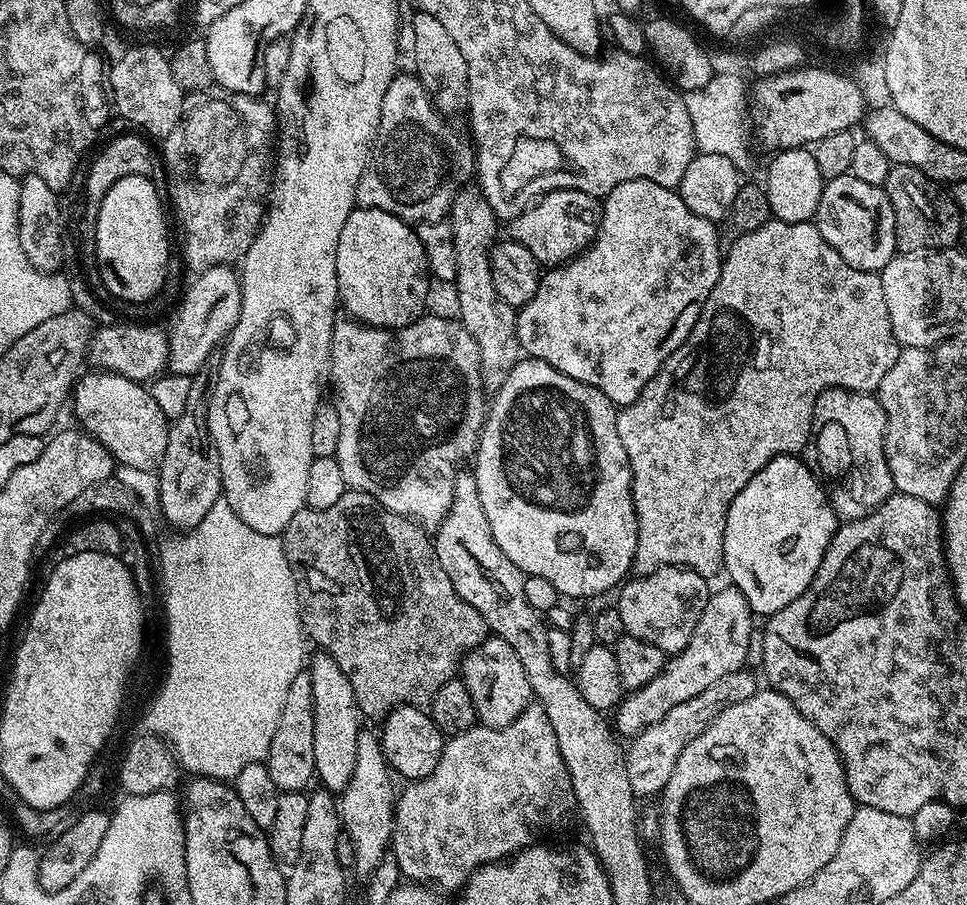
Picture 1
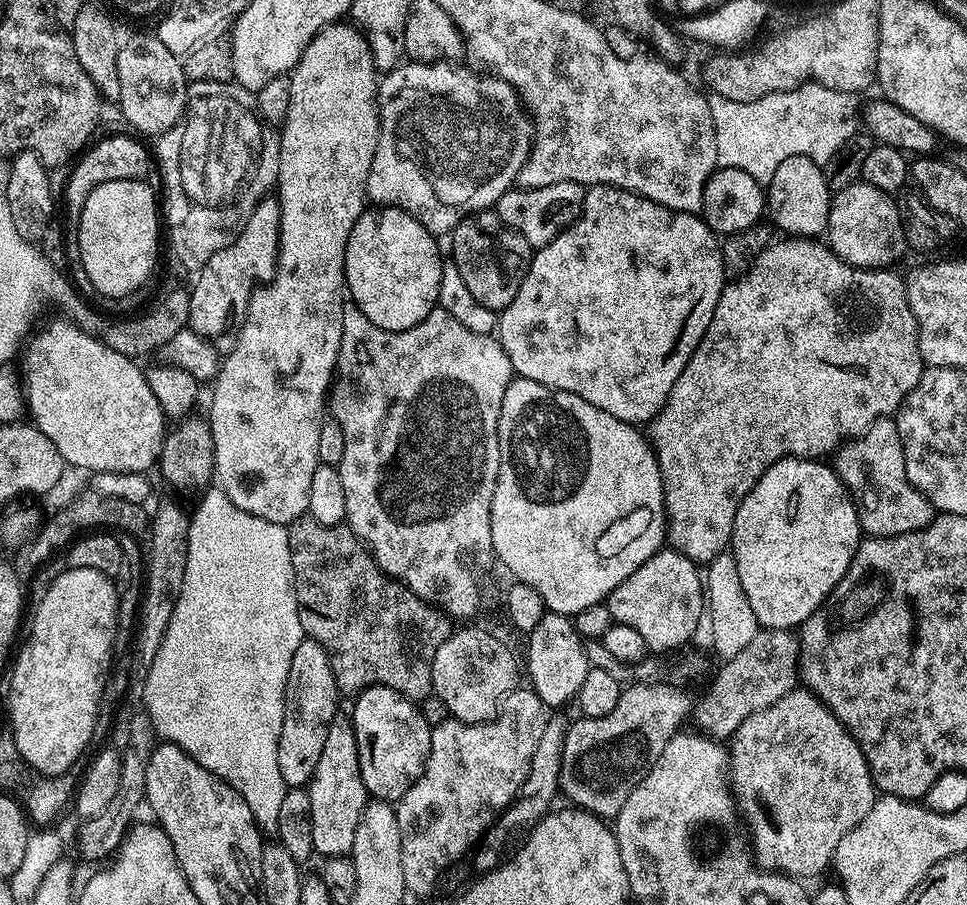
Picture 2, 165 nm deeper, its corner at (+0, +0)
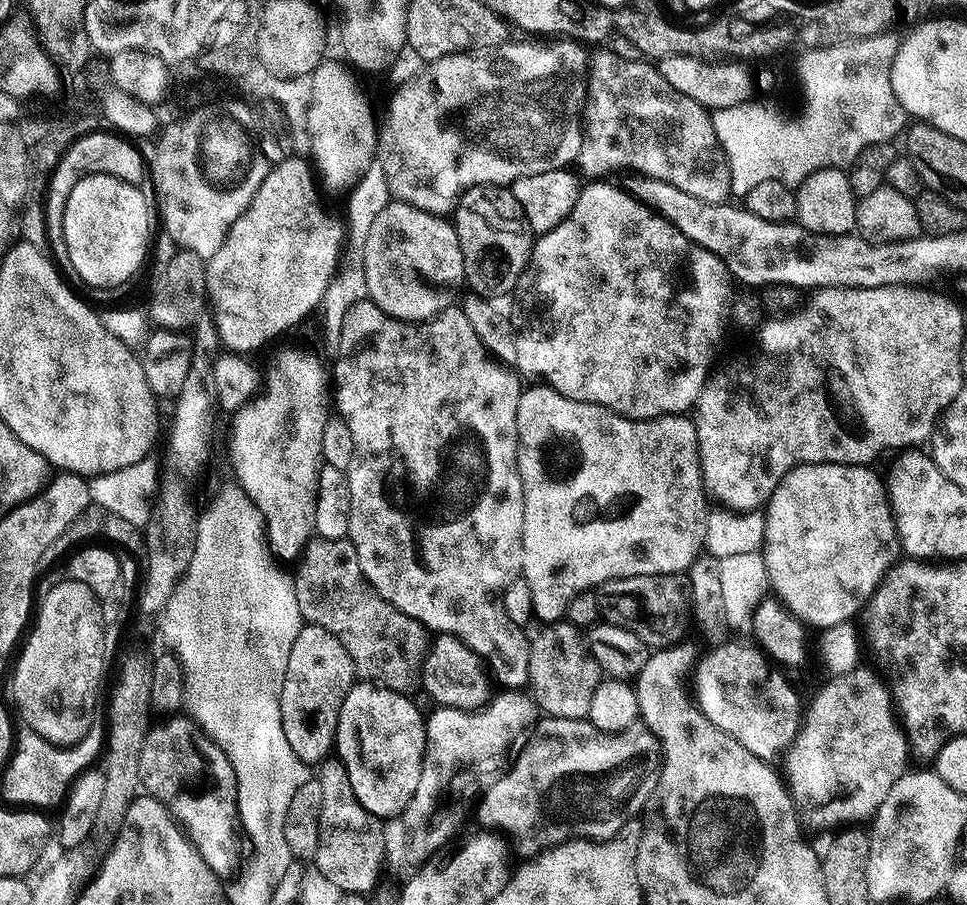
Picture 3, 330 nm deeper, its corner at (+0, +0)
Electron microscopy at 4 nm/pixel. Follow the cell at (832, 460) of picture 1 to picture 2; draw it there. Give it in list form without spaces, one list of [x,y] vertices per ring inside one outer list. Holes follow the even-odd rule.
[[[895,419],[875,420],[861,436],[837,447],[834,467],[860,510],[861,529],[869,537],[897,536],[924,528],[934,518],[934,507],[906,478],[906,458]]]

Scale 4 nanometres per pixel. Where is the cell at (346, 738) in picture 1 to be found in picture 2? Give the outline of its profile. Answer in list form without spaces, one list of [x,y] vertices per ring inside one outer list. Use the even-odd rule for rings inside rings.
[[[337,718],[328,727],[326,746],[322,746],[322,758],[318,758],[318,766],[312,775],[312,783],[307,785],[310,794],[310,822],[314,826],[314,846],[321,857],[348,856],[354,846],[354,834],[360,825],[364,813],[364,805],[370,797],[366,786],[362,782],[360,763],[358,762],[358,748],[356,735],[351,723],[347,719]]]

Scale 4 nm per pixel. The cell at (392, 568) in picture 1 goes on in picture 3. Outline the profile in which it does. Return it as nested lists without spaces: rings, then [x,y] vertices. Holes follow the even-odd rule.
[[[313,538],[308,541],[298,567],[300,573],[294,587],[301,621],[330,630],[330,634],[346,646],[355,675],[361,681],[380,684],[395,692],[411,693],[422,680],[430,633],[376,593],[360,572],[352,541]]]

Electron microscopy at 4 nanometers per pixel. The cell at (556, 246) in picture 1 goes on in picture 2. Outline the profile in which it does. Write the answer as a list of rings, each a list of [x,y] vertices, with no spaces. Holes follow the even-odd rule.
[[[572,180],[537,188],[513,186],[496,200],[494,210],[507,228],[520,232],[530,248],[535,250],[546,247],[555,236],[562,234],[576,221],[584,209],[585,191],[585,185],[575,184]]]

